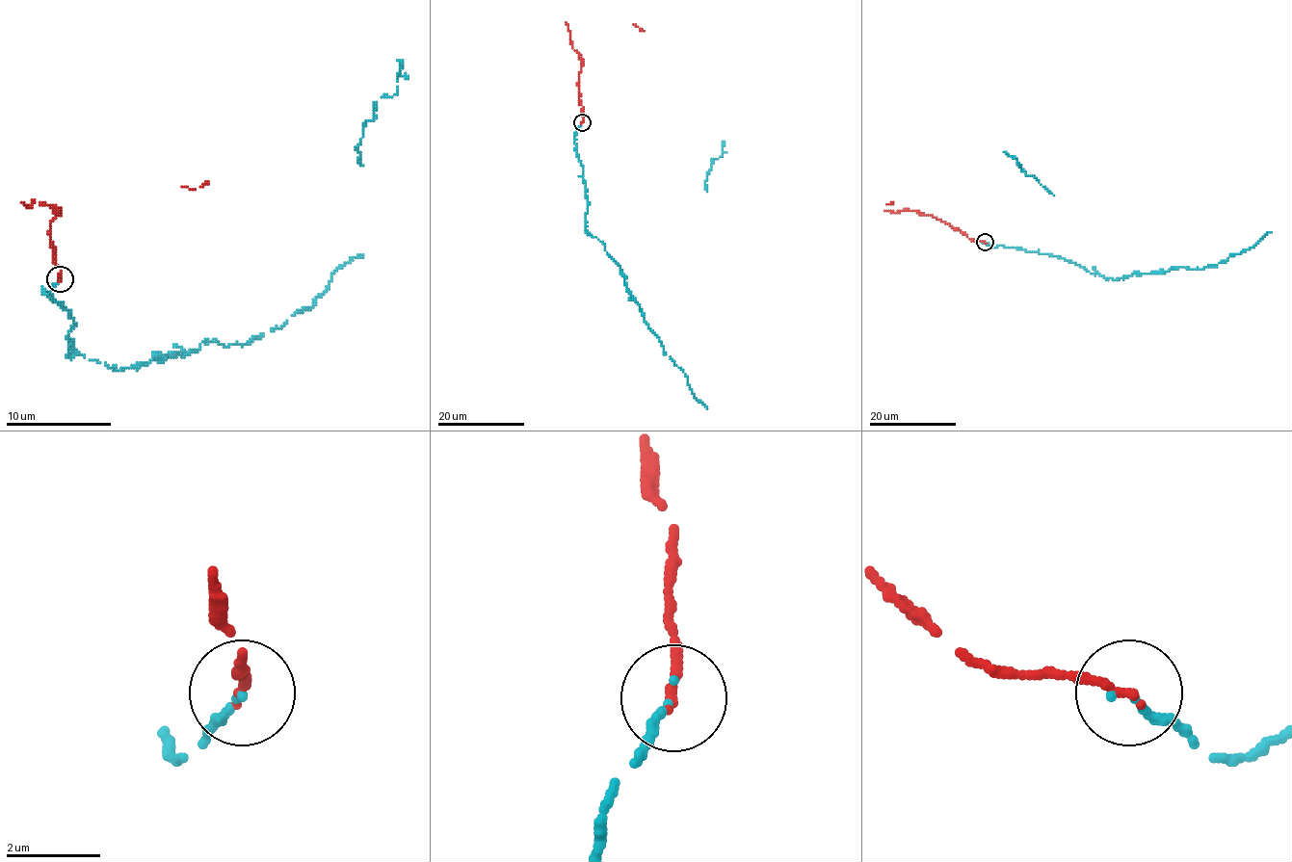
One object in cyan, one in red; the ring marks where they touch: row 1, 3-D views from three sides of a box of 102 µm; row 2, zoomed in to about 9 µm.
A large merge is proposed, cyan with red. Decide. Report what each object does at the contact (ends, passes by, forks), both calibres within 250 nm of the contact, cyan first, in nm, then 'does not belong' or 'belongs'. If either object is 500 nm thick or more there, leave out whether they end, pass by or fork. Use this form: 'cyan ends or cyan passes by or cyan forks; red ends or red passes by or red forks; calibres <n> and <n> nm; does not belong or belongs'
cyan ends; red ends; calibres 200 and 220 nm; belongs

